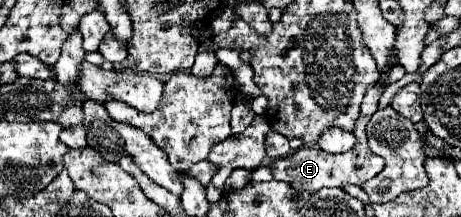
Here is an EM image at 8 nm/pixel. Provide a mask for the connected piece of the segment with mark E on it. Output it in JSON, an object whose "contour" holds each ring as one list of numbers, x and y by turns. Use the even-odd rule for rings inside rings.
{"contour":[[395,48,391,50,389,54,389,64,385,66,385,70,381,72,381,78,379,82,375,82,365,98,363,98,363,104,361,104,361,114,355,122,355,138,357,138,357,146,345,154,327,154,323,152,321,148,315,148,315,146,303,146,299,148,297,152,291,152,287,158,281,158,281,160,275,160,271,166,273,166,273,178,275,180,283,180,287,182,289,186,293,186,295,190,307,190,307,192,317,192,321,190,323,186,345,186,345,184,357,184,361,186,365,180,371,180,375,176,375,170,383,170,383,158,381,156,375,156,369,146,367,146,367,134,365,134,365,124,369,122,371,114,377,112,377,104,379,104,379,98,383,94,383,86,385,86,385,80,387,80,387,72,397,64,397,56,395,56]]}

